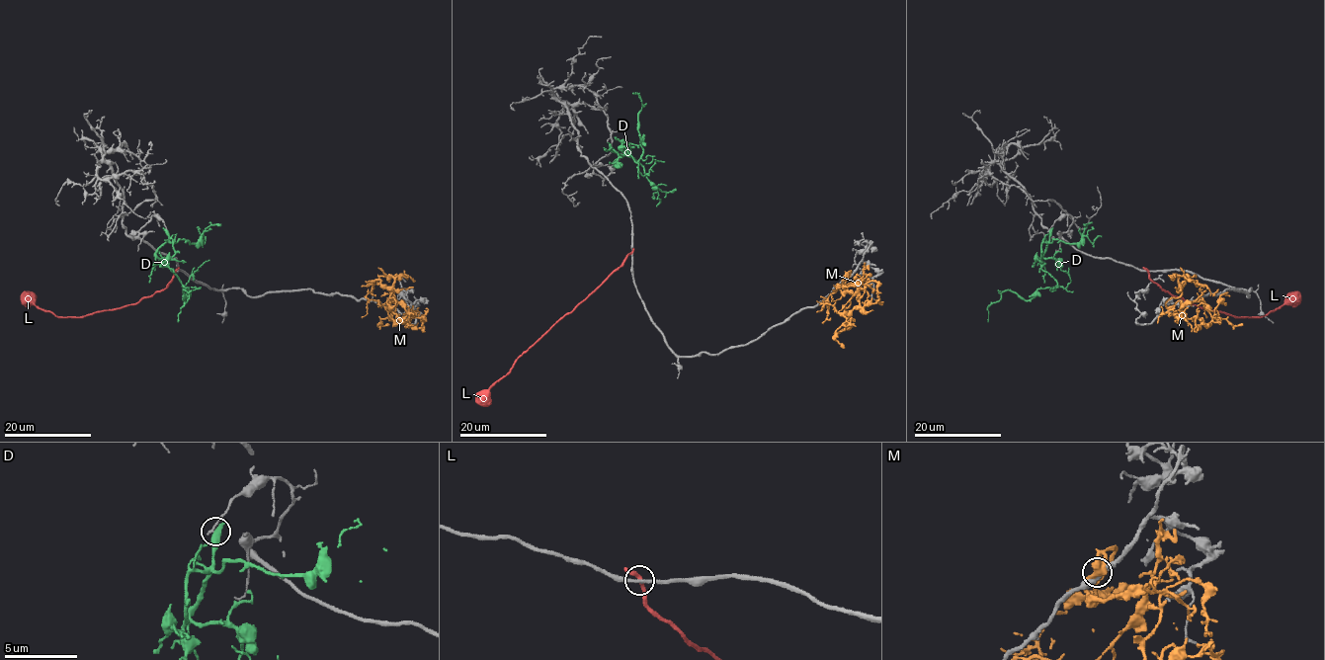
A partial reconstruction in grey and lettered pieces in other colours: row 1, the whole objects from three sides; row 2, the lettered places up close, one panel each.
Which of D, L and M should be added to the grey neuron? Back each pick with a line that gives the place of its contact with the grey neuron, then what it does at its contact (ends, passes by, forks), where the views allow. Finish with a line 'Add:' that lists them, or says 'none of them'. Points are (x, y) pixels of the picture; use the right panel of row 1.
Add: none of them

